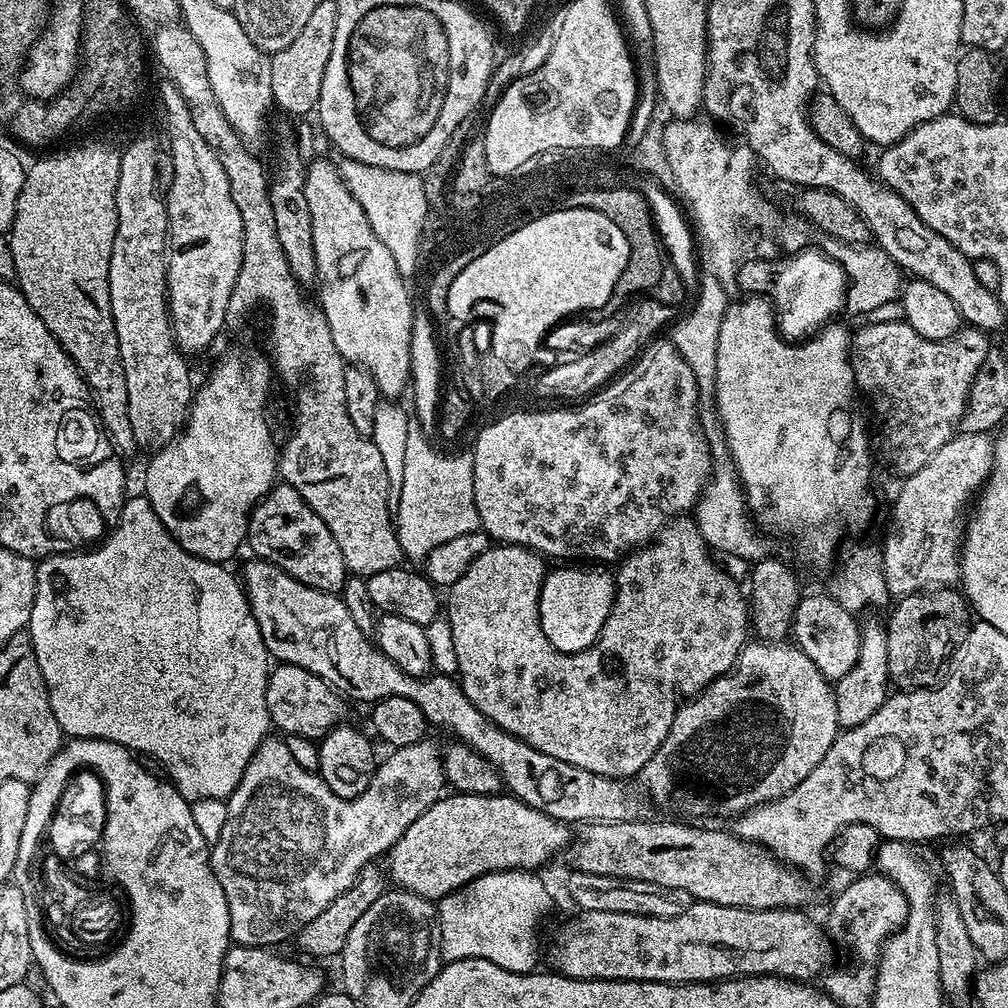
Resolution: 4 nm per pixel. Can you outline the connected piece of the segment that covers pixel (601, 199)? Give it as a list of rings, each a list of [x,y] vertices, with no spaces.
[[[580,191],[580,196],[576,196],[576,203],[579,206],[591,202],[592,207],[598,210],[598,214],[606,214],[606,218],[610,218],[610,222],[614,222],[614,226],[618,226],[618,230],[626,234],[626,242],[630,246],[630,258],[626,262],[626,270],[622,270],[616,283],[616,294],[631,298],[651,293],[658,278],[661,277],[666,255],[661,247],[656,222],[648,220],[648,208],[644,208],[644,200],[640,200],[640,196],[632,196],[632,192],[598,192],[592,197],[591,194]]]

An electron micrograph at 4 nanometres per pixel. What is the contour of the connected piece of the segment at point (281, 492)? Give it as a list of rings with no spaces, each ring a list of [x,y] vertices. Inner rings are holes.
[[[283,482],[277,483],[264,499],[259,500],[252,507],[252,512],[248,516],[246,544],[247,547],[252,547],[253,557],[269,560],[271,564],[278,565],[282,572],[290,574],[295,580],[314,590],[339,593],[344,587],[346,569],[342,550],[338,550],[338,542],[334,542],[334,534],[330,534],[326,522],[322,522],[322,518],[318,518],[318,514],[314,514],[314,510],[310,510],[310,506],[302,498],[302,494],[298,494],[298,490],[294,490],[294,486]]]

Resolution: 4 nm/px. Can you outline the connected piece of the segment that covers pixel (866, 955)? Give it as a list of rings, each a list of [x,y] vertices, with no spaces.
[[[860,874],[836,896],[828,912],[826,931],[837,945],[849,948],[860,960],[875,961],[889,936],[900,930],[908,917],[908,900],[889,876]]]

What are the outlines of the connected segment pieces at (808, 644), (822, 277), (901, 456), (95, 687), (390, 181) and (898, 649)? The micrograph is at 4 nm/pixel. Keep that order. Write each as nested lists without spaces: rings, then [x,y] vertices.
[[[827,594],[805,595],[796,607],[792,619],[791,639],[795,647],[801,648],[806,658],[810,658],[810,662],[814,662],[814,666],[818,666],[818,670],[830,682],[841,680],[846,674],[850,674],[854,662],[858,662],[861,625],[856,624],[855,619],[857,617],[853,613],[844,610]]]
[[[799,249],[782,264],[778,260],[747,257],[736,268],[734,286],[745,295],[766,295],[776,311],[777,331],[787,340],[801,341],[814,336],[839,311],[842,312],[847,292],[844,268],[819,249]]]
[[[895,320],[894,322],[882,322],[881,324],[865,323],[865,328],[860,328],[854,332],[852,336],[852,346],[850,355],[852,357],[852,373],[856,379],[856,387],[859,395],[868,399],[868,404],[872,407],[872,416],[876,419],[876,428],[874,424],[874,436],[882,442],[882,448],[887,460],[900,472],[899,475],[912,475],[922,468],[945,445],[950,442],[953,436],[957,435],[960,427],[960,419],[968,405],[968,395],[970,394],[970,386],[974,382],[974,378],[978,374],[978,366],[982,366],[982,362],[986,358],[986,354],[990,351],[988,344],[989,333],[979,328],[971,326],[961,327],[960,331],[955,332],[950,338],[945,340],[927,340],[922,338],[922,334],[910,327],[906,322]]]
[[[137,494],[137,496],[129,495],[125,499],[124,506],[121,508],[115,524],[116,529],[109,534],[108,541],[101,548],[96,548],[93,552],[88,552],[89,550],[73,550],[67,554],[53,554],[36,564],[36,593],[34,594],[34,606],[30,610],[30,622],[26,631],[30,639],[32,639],[32,645],[38,658],[38,666],[42,670],[42,678],[46,682],[46,690],[50,698],[50,710],[54,710],[54,718],[58,718],[58,726],[65,737],[78,740],[82,738],[109,740],[115,744],[121,744],[123,748],[129,748],[133,754],[150,754],[154,758],[158,758],[158,762],[164,764],[167,779],[183,794],[185,800],[189,802],[197,802],[196,800],[227,801],[228,797],[232,795],[232,791],[238,786],[238,782],[242,782],[242,774],[246,770],[250,758],[254,756],[258,746],[269,735],[268,728],[270,729],[268,707],[266,706],[266,686],[268,685],[268,673],[270,671],[270,657],[264,645],[262,634],[258,630],[258,622],[252,616],[252,606],[248,602],[241,581],[237,577],[235,580],[227,572],[227,567],[224,564],[215,564],[209,560],[191,556],[189,552],[182,550],[182,546],[170,535],[166,530],[166,526],[162,526],[158,514],[154,514],[154,506],[150,506],[147,496],[143,494]]]
[[[348,157],[341,159],[337,168],[347,188],[362,206],[371,228],[393,255],[400,276],[403,272],[410,272],[410,242],[419,231],[423,217],[424,178],[419,173],[386,170]]]
[[[952,586],[933,588],[899,597],[891,612],[892,617],[886,620],[889,681],[900,690],[935,688],[956,655],[956,647],[968,633],[970,605],[967,599]]]

